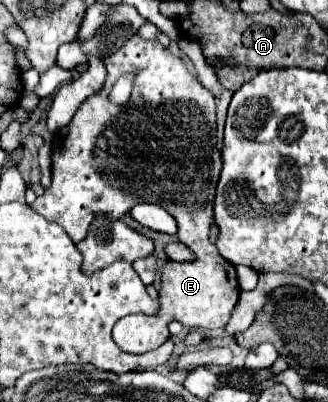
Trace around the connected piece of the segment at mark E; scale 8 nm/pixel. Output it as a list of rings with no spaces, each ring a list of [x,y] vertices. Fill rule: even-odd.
[[[136,34],[136,36],[132,36],[118,52],[114,52],[114,54],[102,58],[102,62],[104,62],[104,66],[108,68],[106,84],[104,84],[104,88],[102,88],[96,96],[88,98],[88,102],[84,102],[84,104],[76,110],[76,114],[74,114],[74,118],[70,120],[68,126],[60,128],[60,130],[54,134],[54,146],[52,146],[52,186],[44,192],[44,196],[38,196],[38,198],[36,198],[36,202],[32,204],[32,208],[34,208],[38,214],[42,214],[46,220],[60,224],[60,226],[64,228],[64,232],[70,234],[70,238],[72,238],[74,242],[80,242],[80,240],[86,238],[88,226],[92,224],[94,218],[98,218],[98,216],[120,218],[122,214],[130,212],[130,208],[132,208],[134,204],[140,204],[140,202],[158,204],[158,206],[162,206],[164,210],[168,210],[168,212],[176,218],[176,222],[178,222],[178,238],[180,238],[182,244],[186,244],[186,246],[194,252],[194,260],[192,260],[192,262],[166,262],[166,264],[160,268],[160,276],[162,276],[162,282],[160,282],[162,286],[160,286],[160,290],[158,290],[158,306],[160,306],[160,310],[158,310],[156,314],[152,314],[152,316],[148,316],[148,314],[126,316],[126,318],[122,318],[120,322],[116,322],[114,332],[112,332],[112,334],[114,334],[114,342],[116,342],[122,350],[132,352],[132,354],[142,354],[142,352],[148,352],[148,350],[158,348],[160,344],[164,344],[164,342],[168,340],[168,324],[170,324],[172,320],[182,322],[186,328],[200,328],[200,330],[218,330],[218,328],[224,328],[224,326],[228,324],[228,320],[230,320],[230,314],[232,314],[236,302],[238,302],[238,280],[236,280],[236,270],[234,270],[234,266],[232,266],[228,260],[224,260],[224,258],[218,254],[216,246],[212,246],[212,242],[210,242],[210,226],[212,226],[212,222],[214,222],[214,192],[216,192],[218,176],[220,176],[220,170],[222,170],[222,156],[220,156],[220,150],[216,148],[216,106],[214,106],[214,96],[212,96],[212,92],[206,90],[206,88],[198,82],[198,78],[194,78],[194,76],[188,72],[186,64],[184,64],[180,58],[172,56],[170,50],[166,50],[158,40],[152,40],[152,42],[150,42],[150,40],[144,40],[144,38],[140,38],[140,36]],[[118,72],[136,74],[136,76],[134,76],[134,88],[132,88],[130,100],[128,100],[126,104],[120,104],[120,106],[108,100],[108,94],[110,94],[112,86],[114,86],[116,80],[118,80]]]

